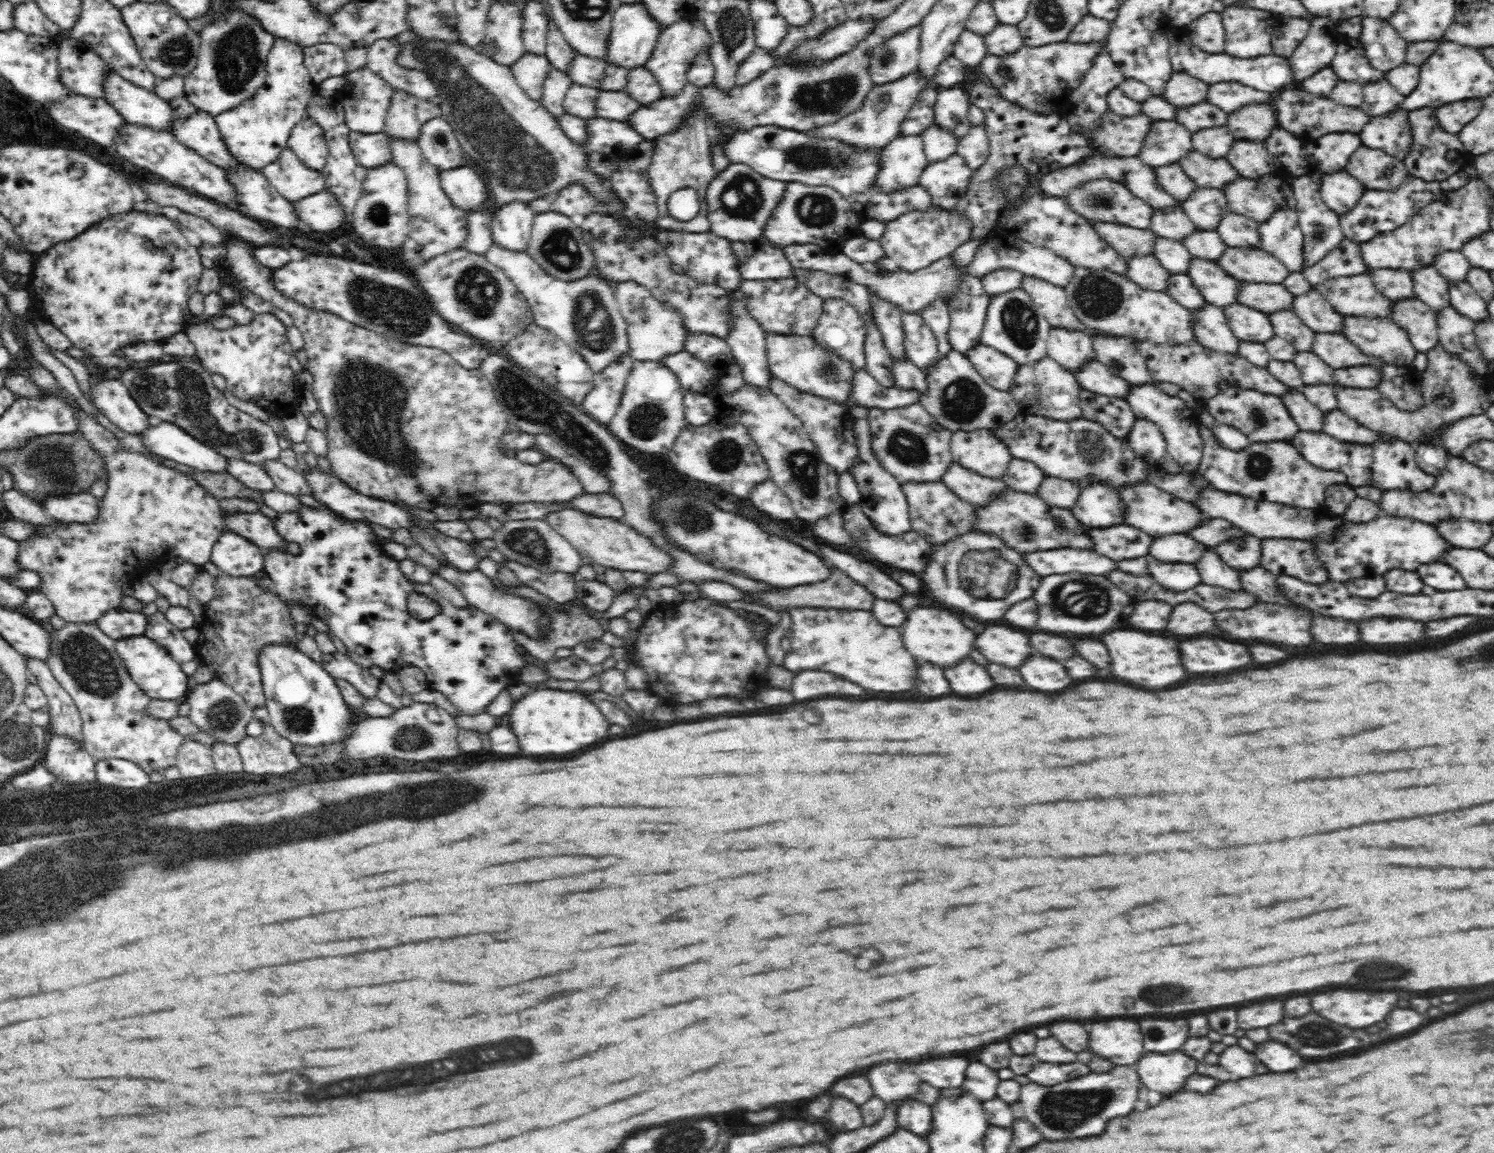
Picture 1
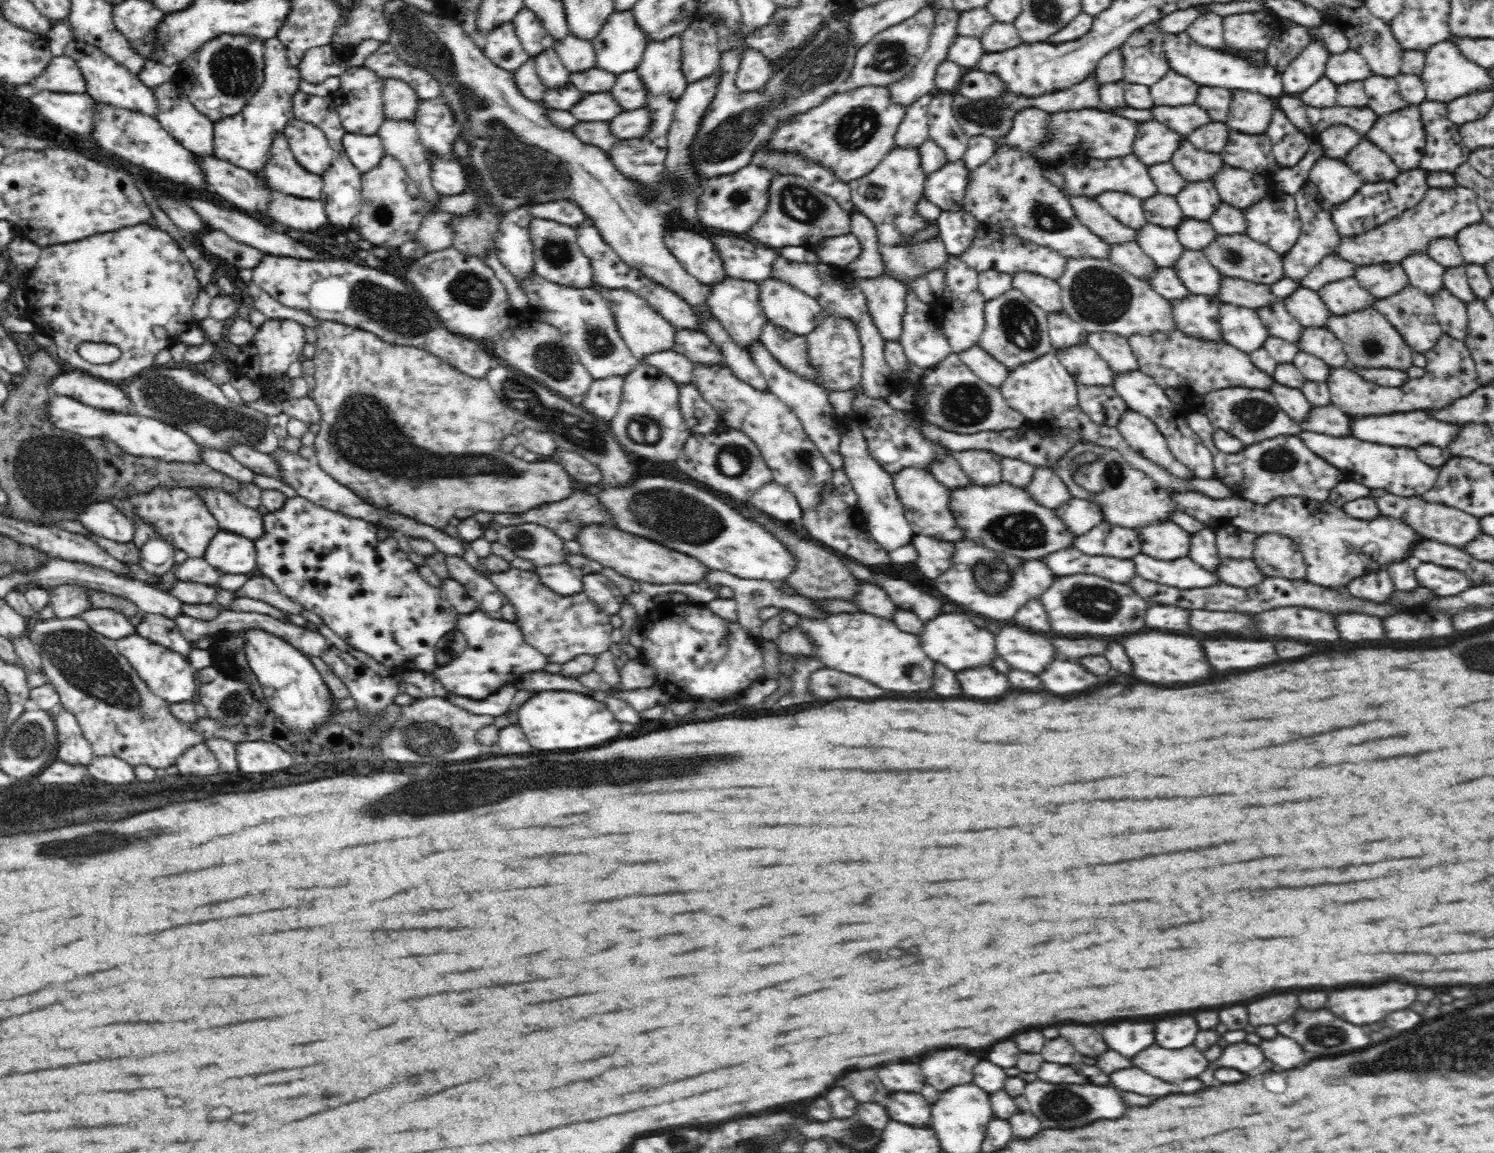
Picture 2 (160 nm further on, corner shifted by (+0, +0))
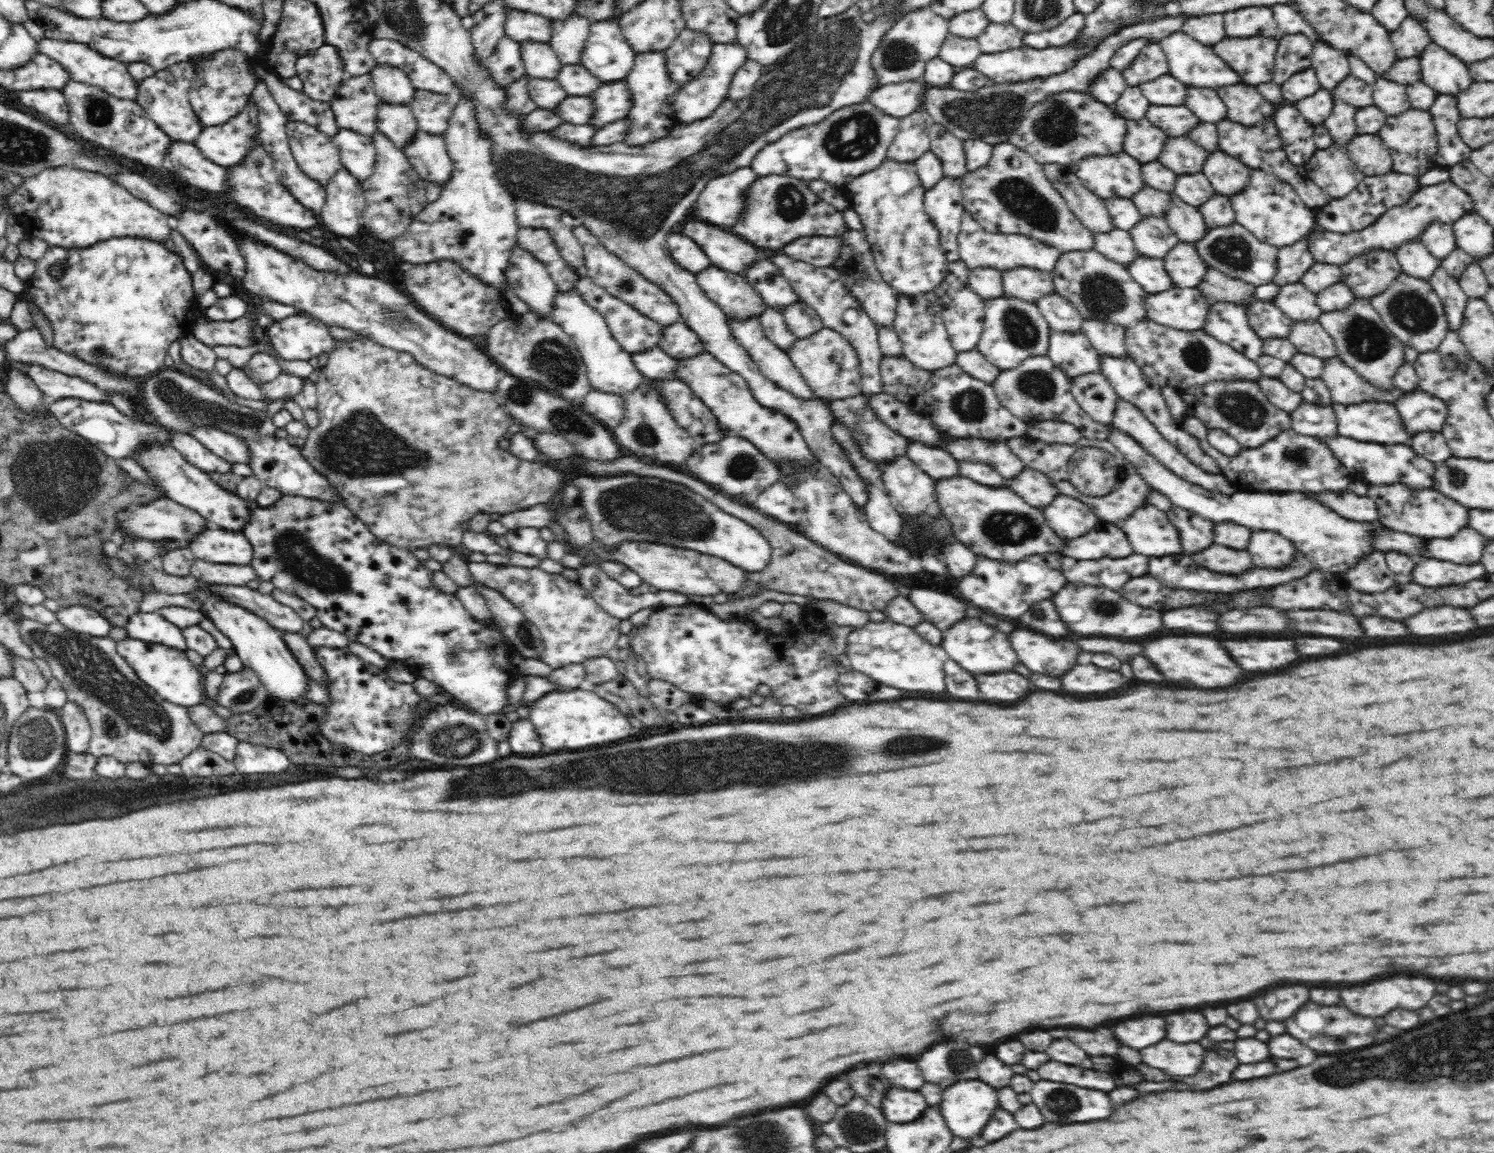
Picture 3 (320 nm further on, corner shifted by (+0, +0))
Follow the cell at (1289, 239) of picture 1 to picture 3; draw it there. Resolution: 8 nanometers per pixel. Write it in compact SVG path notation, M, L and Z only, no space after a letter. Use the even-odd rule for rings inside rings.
M1251 170L1248 187L1237 197L1232 197L1231 202L1237 224L1261 242L1278 249L1292 246L1310 234L1310 228L1314 226L1314 212L1301 200L1300 195L1288 183L1262 170Z

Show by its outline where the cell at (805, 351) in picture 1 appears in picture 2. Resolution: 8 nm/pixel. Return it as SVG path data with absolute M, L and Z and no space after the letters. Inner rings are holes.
M766 322L760 336L763 347L783 369L818 385L818 367L810 361L806 335L797 335Z

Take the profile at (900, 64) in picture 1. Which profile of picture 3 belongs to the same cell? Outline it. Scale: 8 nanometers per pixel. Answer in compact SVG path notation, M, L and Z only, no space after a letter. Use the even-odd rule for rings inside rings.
M930 7L914 10L894 21L880 37L869 58L869 70L878 87L920 80L926 63L939 56L939 50L949 35L949 19L936 14Z

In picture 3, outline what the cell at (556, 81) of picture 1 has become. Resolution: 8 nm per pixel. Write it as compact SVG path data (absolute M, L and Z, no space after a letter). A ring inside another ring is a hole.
M526 42L520 50L526 74L532 78L552 80L560 74L563 64L548 43Z

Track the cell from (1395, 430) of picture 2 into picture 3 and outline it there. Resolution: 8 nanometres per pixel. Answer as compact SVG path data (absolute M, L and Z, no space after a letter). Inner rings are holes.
M1368 402L1360 406L1334 406L1338 410L1338 435L1380 444L1408 444L1414 433L1408 430L1396 405Z

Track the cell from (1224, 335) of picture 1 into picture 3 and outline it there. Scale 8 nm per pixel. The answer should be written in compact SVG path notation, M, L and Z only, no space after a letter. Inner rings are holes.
M1176 287L1149 296L1148 318L1176 330L1203 330L1211 306L1198 287Z

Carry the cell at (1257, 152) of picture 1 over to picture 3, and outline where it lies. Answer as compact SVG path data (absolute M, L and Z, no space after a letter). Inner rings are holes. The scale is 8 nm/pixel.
M1222 120L1218 124L1218 136L1220 136L1219 149L1226 152L1251 170L1262 170L1266 173L1274 174L1280 181L1288 183L1301 200L1310 208L1321 208L1330 202L1318 187L1316 187L1304 174L1304 168L1298 168L1295 164L1288 162L1284 148L1282 146L1281 136L1278 129L1274 126L1274 122L1256 126L1256 128L1244 128L1240 124L1234 124L1230 120Z

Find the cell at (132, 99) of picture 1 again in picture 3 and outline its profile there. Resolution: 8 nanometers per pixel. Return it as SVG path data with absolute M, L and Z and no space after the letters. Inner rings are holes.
M53 38L38 41L41 52L50 58L61 62L70 73L72 80L90 86L97 86L102 92L115 96L119 100L138 100L138 80L130 74L129 65L126 63L108 58L106 55L92 50L88 45L81 42L59 41Z

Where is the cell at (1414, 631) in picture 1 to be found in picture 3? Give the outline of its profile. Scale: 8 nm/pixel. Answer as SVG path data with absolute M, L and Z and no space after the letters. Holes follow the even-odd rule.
M1452 606L1422 610L1420 614L1406 618L1404 626L1412 636L1448 636L1476 628L1466 610Z

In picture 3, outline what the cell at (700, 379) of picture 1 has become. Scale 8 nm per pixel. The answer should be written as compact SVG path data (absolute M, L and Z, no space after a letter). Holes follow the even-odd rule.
M659 346L641 353L632 354L634 364L645 378L676 380L678 379L677 358L664 352Z

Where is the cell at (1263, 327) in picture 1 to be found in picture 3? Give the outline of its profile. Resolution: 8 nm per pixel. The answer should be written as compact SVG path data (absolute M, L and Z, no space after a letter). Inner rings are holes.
M1218 302L1211 306L1204 332L1214 335L1214 338L1233 346L1248 358L1262 356L1264 339L1250 326L1249 314L1244 306Z

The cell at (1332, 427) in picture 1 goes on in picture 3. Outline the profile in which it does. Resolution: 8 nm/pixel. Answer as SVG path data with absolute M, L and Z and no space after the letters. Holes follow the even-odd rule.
M1302 404L1298 410L1290 413L1291 428L1296 433L1314 438L1338 435L1338 419L1332 406Z

